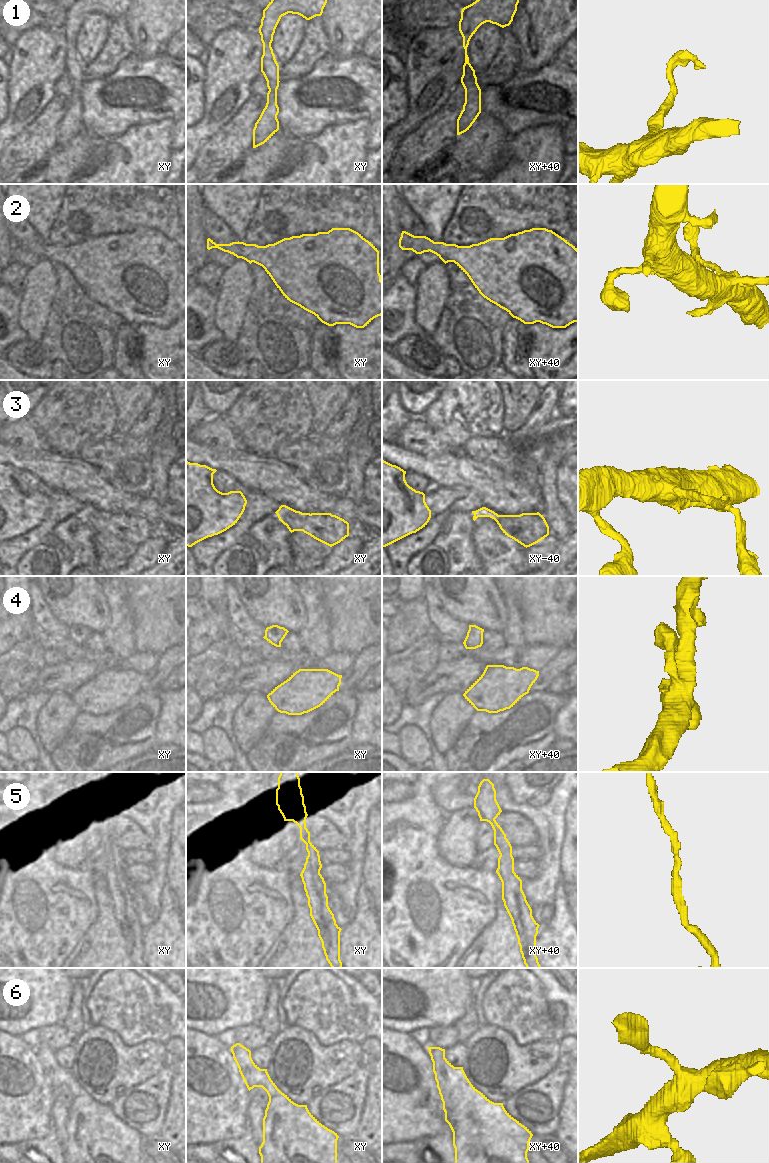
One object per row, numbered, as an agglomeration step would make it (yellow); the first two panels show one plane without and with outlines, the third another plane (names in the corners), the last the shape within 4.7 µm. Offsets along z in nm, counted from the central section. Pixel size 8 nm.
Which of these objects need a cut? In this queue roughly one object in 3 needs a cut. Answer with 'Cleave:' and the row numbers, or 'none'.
Cleave: 1, 2, 3

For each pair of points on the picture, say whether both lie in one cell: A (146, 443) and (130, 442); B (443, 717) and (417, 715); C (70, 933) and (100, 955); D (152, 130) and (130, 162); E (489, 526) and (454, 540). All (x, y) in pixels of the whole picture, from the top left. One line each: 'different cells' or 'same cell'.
A: same cell
B: different cells
C: different cells
D: same cell
E: different cells

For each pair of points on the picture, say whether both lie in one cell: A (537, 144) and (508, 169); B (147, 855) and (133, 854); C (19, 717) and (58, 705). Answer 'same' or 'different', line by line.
A: same
B: same
C: different

